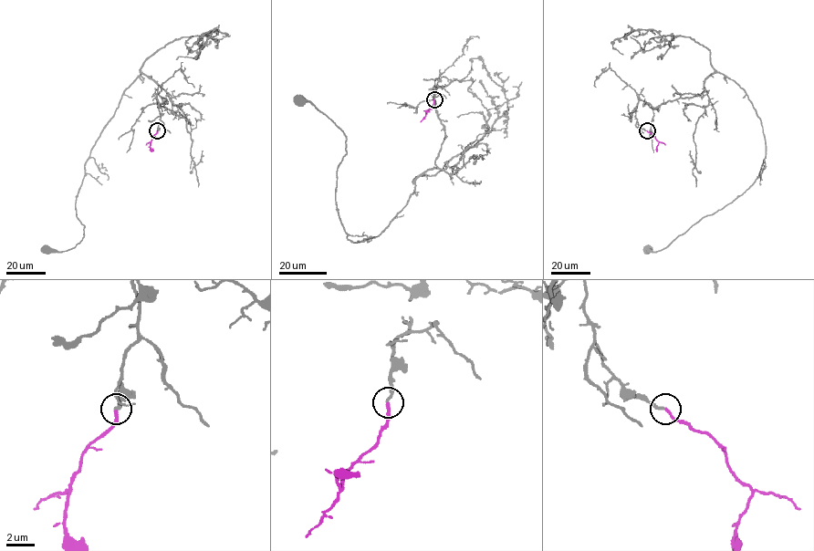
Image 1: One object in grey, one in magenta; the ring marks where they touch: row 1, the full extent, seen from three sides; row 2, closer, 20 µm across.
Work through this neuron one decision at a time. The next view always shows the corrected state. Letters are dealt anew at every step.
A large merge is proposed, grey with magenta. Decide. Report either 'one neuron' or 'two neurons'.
one neuron

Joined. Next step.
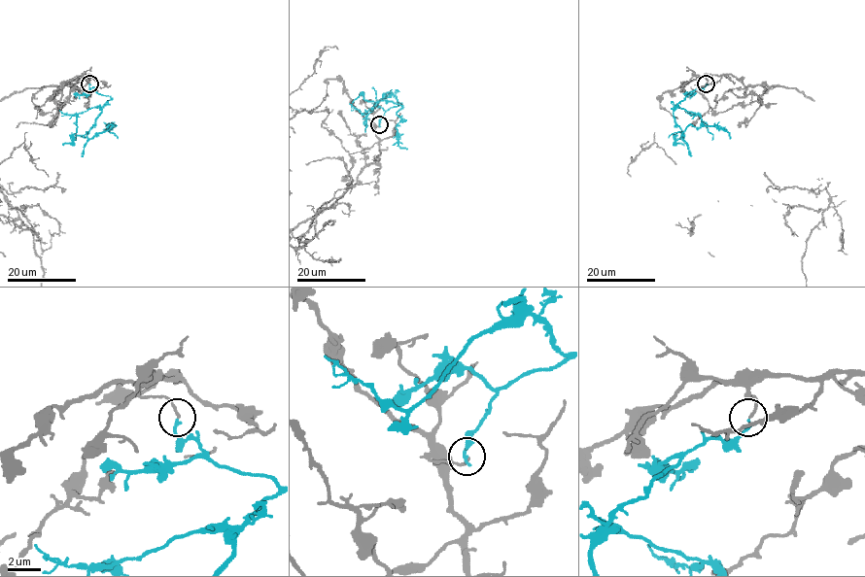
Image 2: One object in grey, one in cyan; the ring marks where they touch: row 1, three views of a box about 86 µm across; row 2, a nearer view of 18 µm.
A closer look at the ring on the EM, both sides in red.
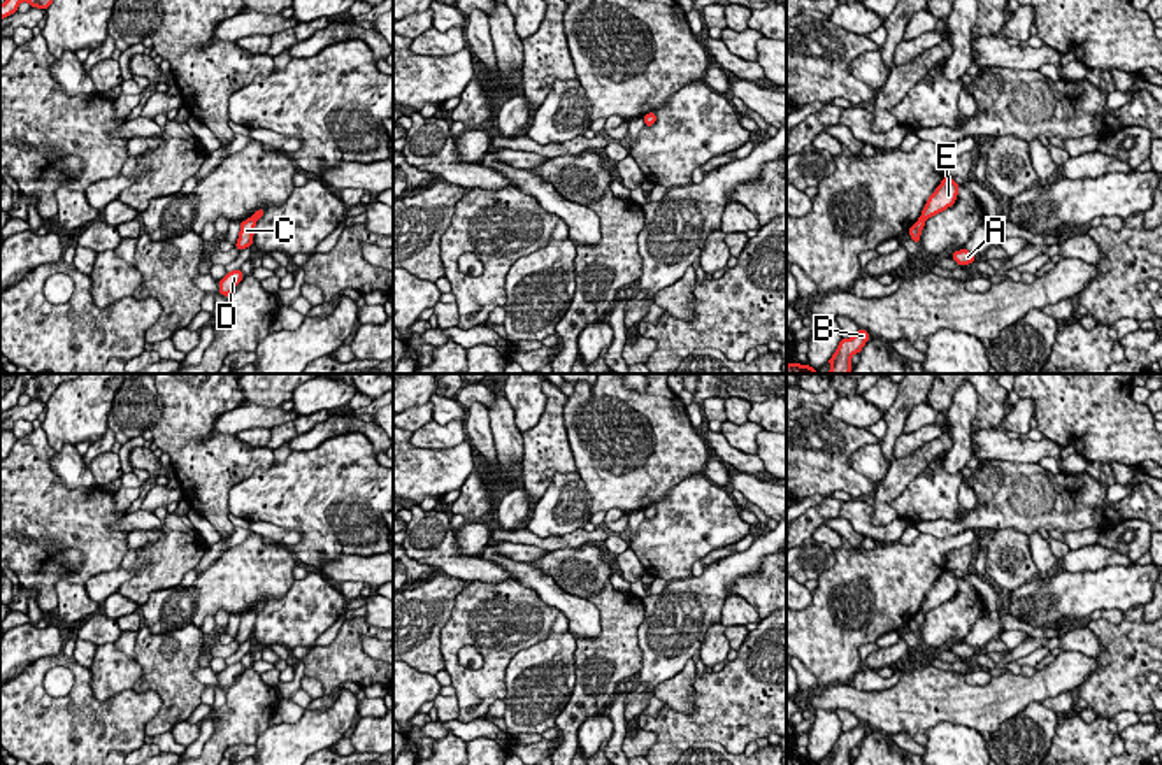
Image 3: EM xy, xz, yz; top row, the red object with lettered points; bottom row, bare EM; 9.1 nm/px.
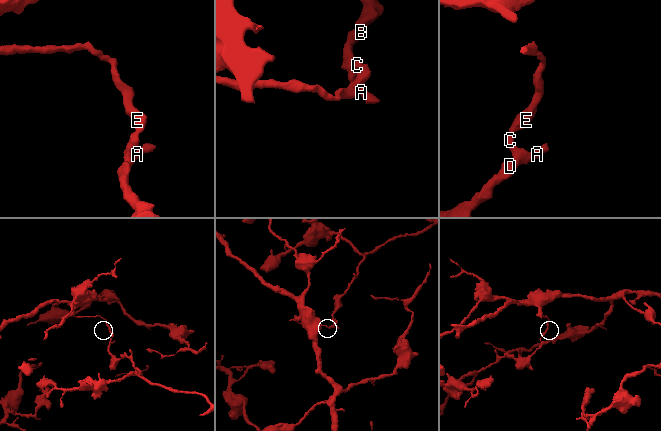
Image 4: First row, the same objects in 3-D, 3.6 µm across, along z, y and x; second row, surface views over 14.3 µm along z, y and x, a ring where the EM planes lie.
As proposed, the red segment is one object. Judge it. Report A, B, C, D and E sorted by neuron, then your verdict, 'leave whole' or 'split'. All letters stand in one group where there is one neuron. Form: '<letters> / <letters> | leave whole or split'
A B C D / E | split

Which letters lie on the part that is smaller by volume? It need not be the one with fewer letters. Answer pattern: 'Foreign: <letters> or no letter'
Foreign: A, B, C, D

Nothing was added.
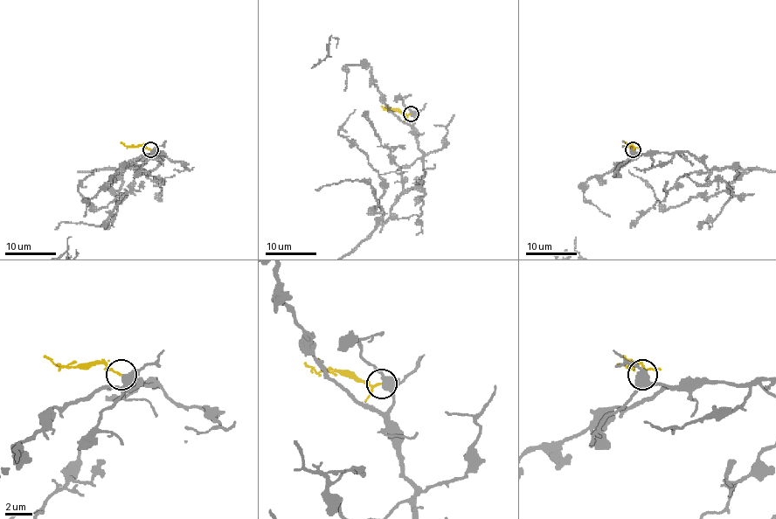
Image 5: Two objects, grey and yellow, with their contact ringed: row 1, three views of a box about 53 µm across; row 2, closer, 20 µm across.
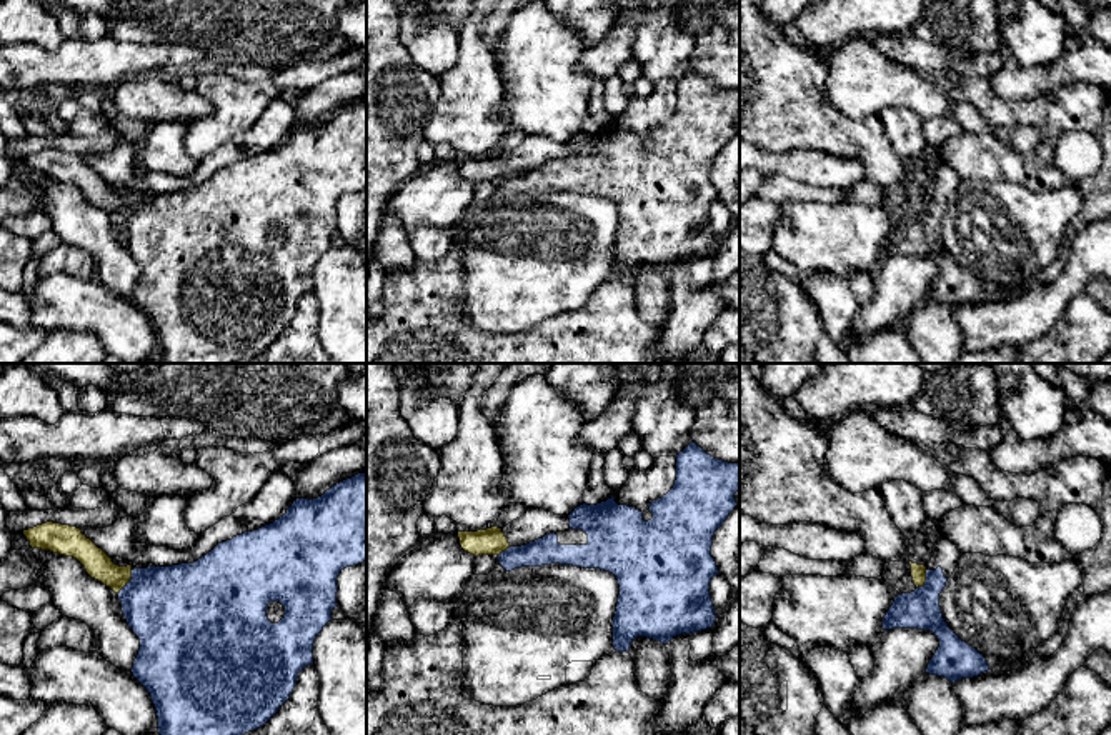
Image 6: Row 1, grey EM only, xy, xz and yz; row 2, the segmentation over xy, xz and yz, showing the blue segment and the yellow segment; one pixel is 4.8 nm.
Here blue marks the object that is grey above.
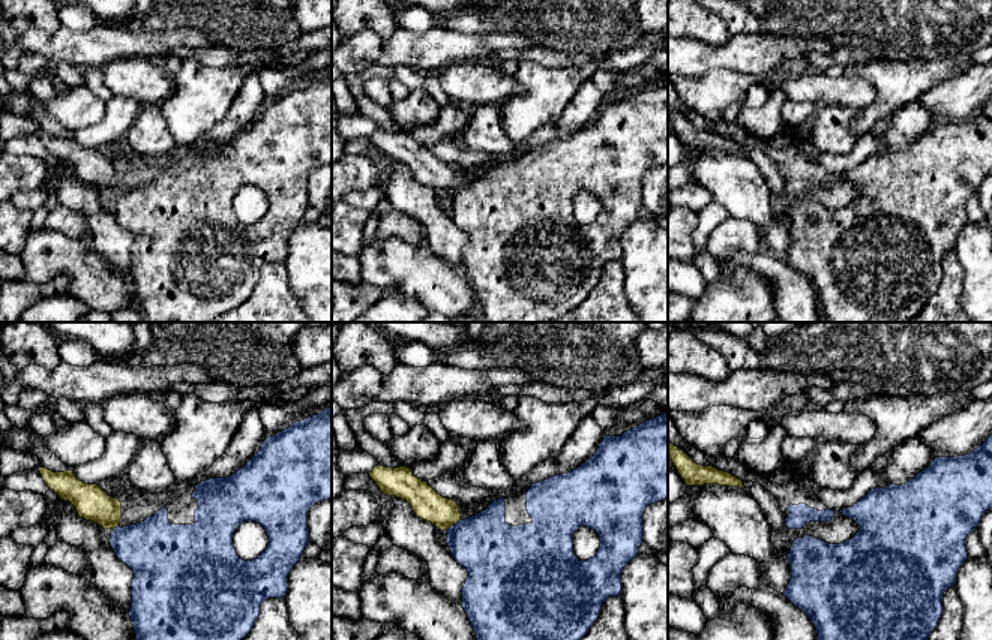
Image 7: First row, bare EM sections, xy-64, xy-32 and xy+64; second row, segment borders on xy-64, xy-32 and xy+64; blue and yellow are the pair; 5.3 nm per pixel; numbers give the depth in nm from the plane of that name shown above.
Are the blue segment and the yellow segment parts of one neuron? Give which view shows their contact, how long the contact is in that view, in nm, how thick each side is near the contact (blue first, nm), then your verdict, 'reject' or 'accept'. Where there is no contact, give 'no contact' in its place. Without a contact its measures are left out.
contact in yz; length 110 nm; calibres 190 and 80 nm; reject

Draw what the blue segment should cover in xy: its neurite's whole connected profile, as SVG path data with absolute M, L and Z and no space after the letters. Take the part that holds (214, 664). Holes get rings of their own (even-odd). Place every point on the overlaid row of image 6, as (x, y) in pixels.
M366 472L333 485L318 498L296 498L273 523L222 542L193 563L133 568L118 600L128 627L140 638L132 673L152 697L158 733L245 735L263 727L290 698L298 673L313 665L315 638L338 605L340 572L365 560ZM270 602L285 607L278 623L267 617Z

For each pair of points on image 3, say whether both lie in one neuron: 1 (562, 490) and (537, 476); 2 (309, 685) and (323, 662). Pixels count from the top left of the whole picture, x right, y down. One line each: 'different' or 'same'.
1: different
2: different

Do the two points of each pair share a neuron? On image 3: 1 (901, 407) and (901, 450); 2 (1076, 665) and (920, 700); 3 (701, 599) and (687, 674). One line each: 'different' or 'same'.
1: different
2: same
3: different

